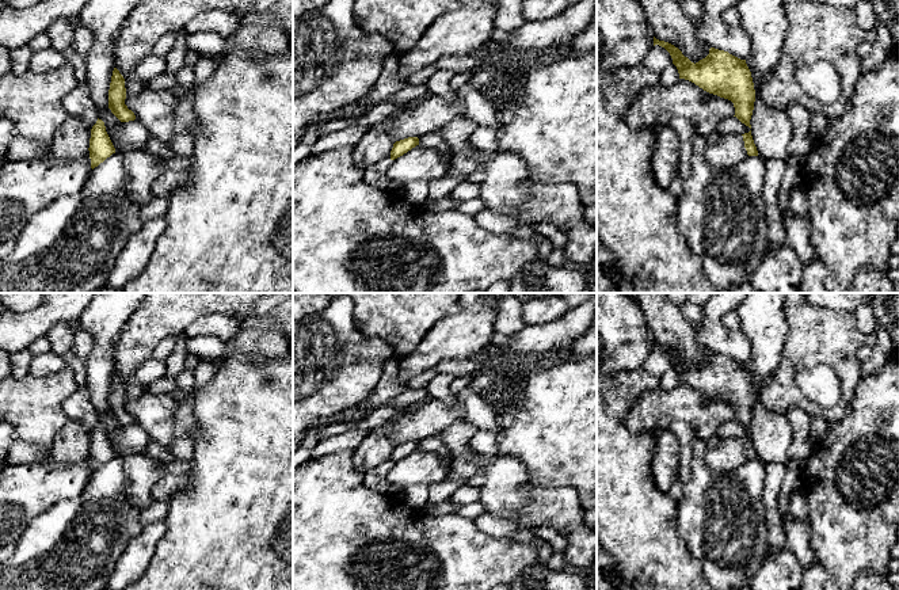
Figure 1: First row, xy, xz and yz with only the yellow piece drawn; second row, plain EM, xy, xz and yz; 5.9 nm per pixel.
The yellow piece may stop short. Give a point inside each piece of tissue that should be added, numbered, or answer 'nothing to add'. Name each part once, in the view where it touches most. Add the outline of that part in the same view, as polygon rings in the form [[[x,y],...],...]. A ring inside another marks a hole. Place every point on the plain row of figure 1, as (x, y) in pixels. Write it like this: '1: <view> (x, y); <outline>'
nothing to add

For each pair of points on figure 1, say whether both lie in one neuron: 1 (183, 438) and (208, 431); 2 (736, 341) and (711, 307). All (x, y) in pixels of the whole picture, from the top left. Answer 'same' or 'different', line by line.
1: different
2: same

